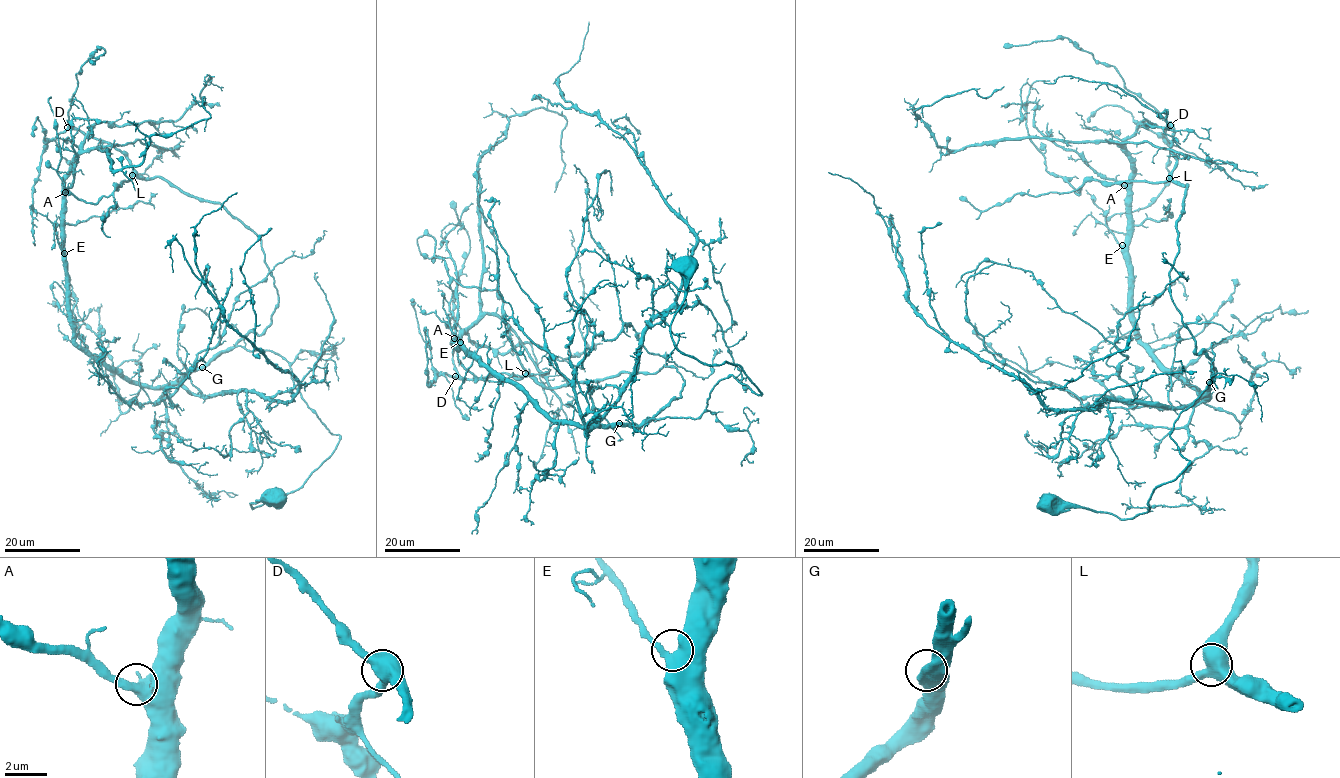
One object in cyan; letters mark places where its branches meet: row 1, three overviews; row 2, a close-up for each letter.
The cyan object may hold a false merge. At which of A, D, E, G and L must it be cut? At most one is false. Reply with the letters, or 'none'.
none

